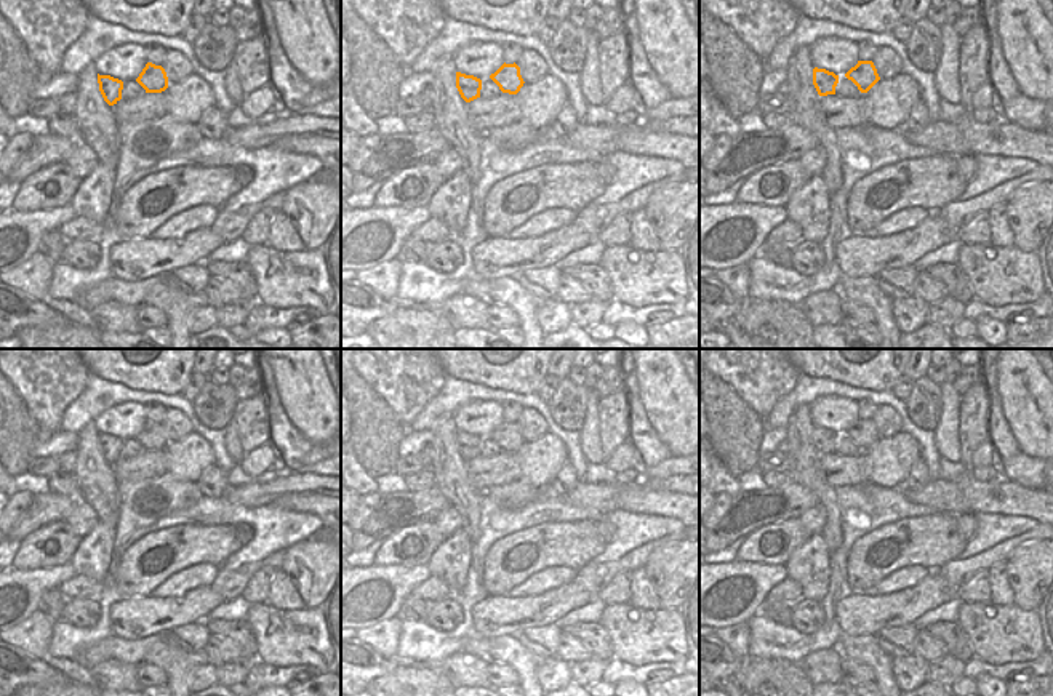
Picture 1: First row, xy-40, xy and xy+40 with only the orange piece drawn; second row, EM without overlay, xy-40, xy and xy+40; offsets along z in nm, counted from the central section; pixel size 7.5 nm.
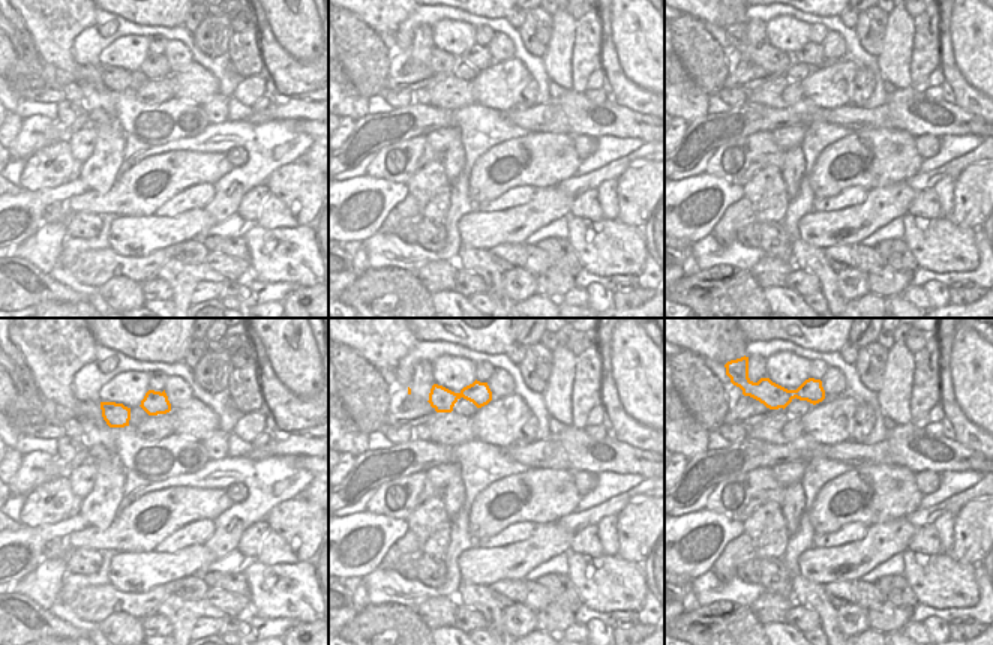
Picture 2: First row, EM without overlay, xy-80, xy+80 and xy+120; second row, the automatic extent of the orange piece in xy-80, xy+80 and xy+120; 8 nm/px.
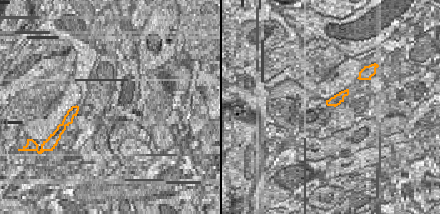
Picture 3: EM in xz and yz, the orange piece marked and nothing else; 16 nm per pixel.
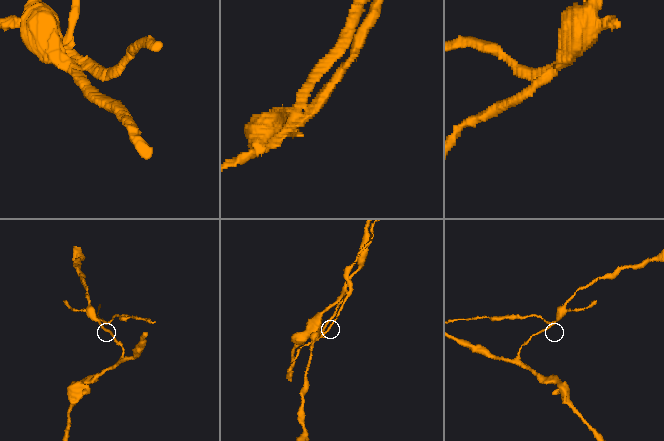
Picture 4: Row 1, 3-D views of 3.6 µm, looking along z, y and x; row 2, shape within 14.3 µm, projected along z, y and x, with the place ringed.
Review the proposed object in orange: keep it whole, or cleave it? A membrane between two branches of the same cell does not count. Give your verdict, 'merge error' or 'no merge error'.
merge error

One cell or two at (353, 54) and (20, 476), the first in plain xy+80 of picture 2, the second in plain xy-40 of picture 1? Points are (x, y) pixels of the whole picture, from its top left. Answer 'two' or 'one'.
one

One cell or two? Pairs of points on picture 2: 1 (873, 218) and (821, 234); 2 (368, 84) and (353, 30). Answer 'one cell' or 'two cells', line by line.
1: one cell
2: one cell

